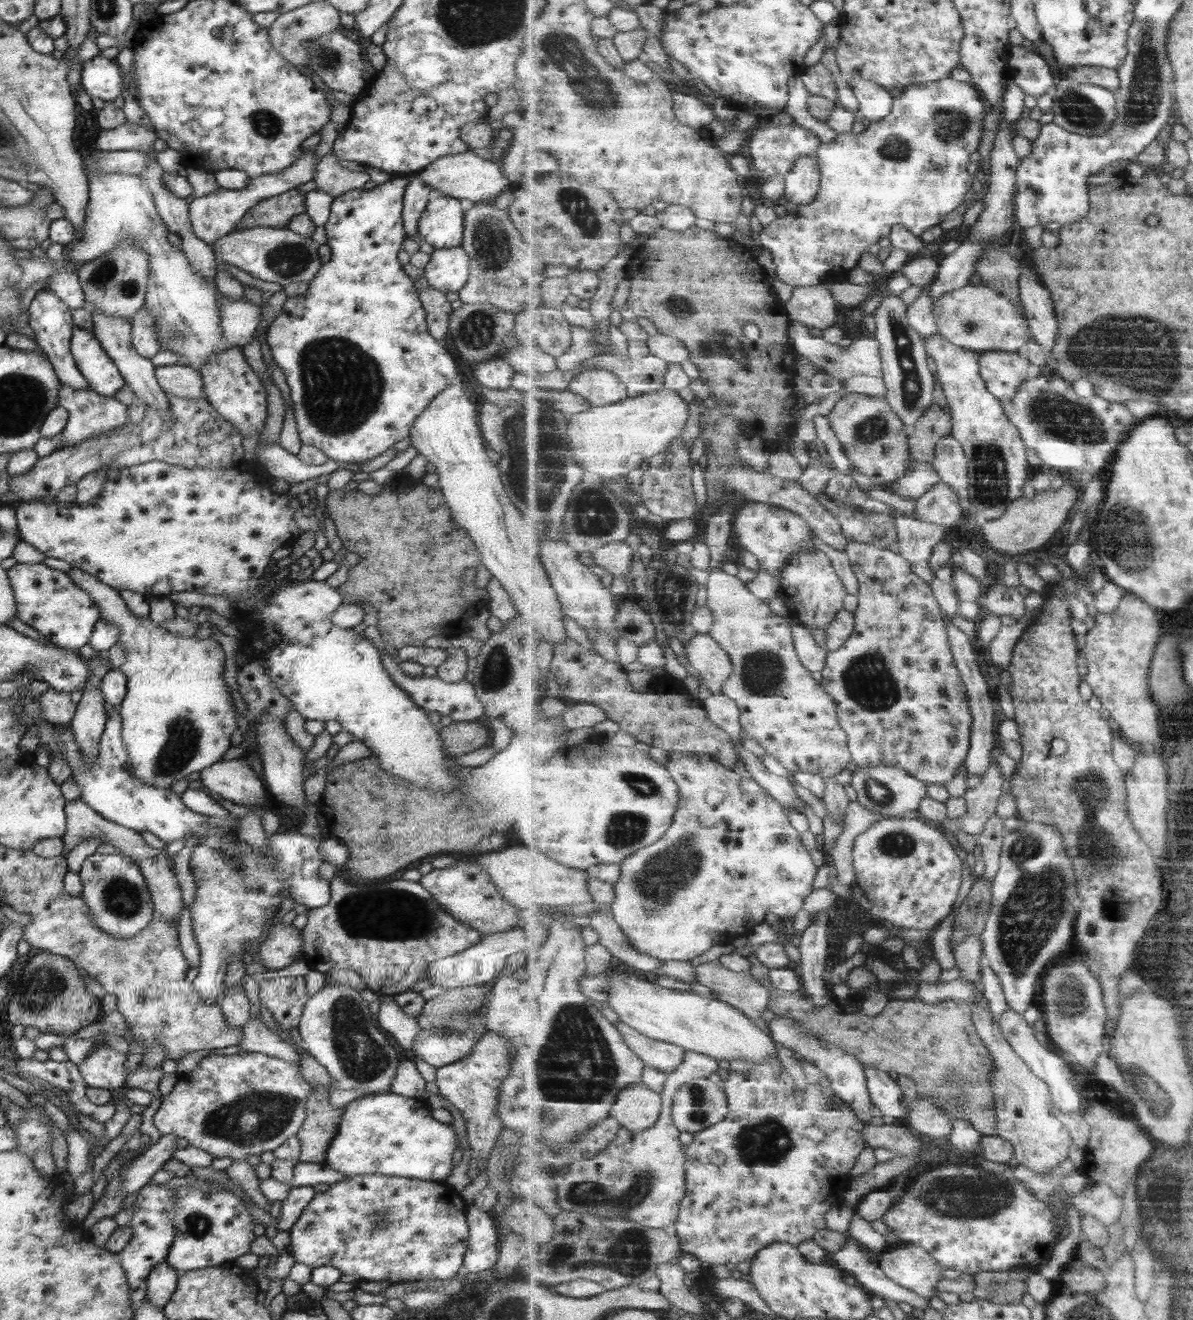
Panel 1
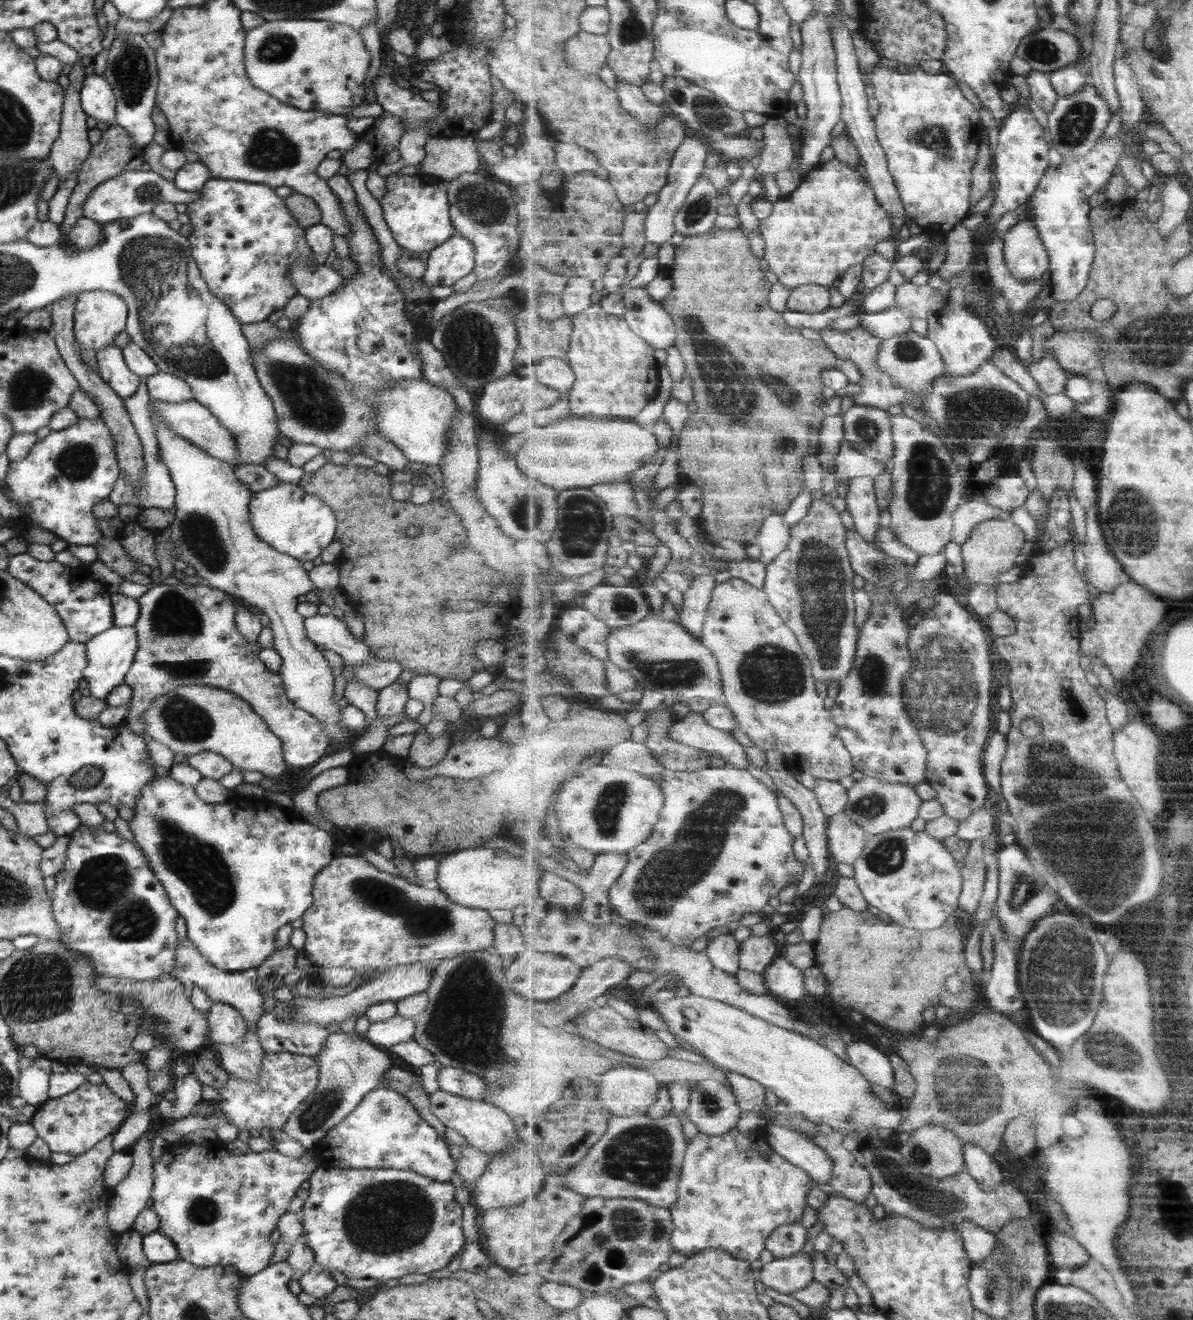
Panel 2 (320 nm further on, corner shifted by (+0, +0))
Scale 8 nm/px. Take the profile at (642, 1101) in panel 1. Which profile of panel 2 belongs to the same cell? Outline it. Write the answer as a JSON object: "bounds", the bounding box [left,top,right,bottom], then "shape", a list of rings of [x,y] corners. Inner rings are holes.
{"bounds":[600,1065,660,1116],"shape":[[[621,1065],[602,1075],[600,1101],[612,1115],[645,1116],[647,1109],[656,1104],[660,1080],[651,1071]]]}

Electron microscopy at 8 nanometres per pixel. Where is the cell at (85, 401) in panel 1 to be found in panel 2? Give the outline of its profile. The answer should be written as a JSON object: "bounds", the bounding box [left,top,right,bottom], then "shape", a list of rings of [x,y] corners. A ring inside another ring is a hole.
{"bounds":[3,418,119,546],"shape":[[[99,418],[78,419],[64,430],[50,431],[45,438],[33,444],[27,456],[16,461],[8,461],[8,464],[7,476],[3,478],[4,496],[16,504],[16,509],[20,512],[22,519],[13,522],[17,528],[23,524],[37,526],[49,531],[51,535],[58,536],[67,543],[67,546],[90,546],[99,541],[102,532],[95,523],[96,518],[93,516],[92,508],[94,504],[99,504],[108,498],[119,474],[115,458],[115,444],[111,439],[108,426],[103,421]]]}

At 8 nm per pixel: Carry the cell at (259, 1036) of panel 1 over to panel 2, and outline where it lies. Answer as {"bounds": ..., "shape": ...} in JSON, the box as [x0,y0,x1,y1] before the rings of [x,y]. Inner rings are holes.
{"bounds":[171,938,263,1027],"shape":[[[187,938],[185,941],[178,939],[177,945],[175,945],[173,960],[175,960],[175,967],[173,967],[173,971],[171,971],[171,978],[178,980],[185,988],[187,988],[187,984],[197,986],[212,1003],[222,1002],[223,1004],[232,1006],[235,1010],[239,1011],[246,1027],[257,1024],[257,1020],[261,1018],[260,1012],[262,1011],[263,996],[251,978],[247,978],[241,973],[227,973],[210,966],[209,963],[199,955],[197,949],[191,945],[191,942],[189,942]]]}

